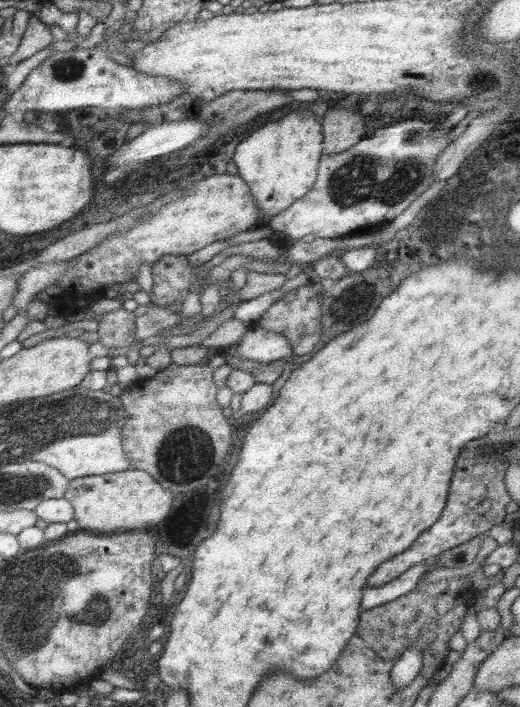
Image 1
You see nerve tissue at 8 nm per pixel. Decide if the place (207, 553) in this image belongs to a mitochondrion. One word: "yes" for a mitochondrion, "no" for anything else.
no

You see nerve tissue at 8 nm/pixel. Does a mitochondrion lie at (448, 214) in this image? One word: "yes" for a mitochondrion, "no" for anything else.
yes

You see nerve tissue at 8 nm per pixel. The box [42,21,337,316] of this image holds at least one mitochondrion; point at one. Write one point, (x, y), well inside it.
(65, 70)

